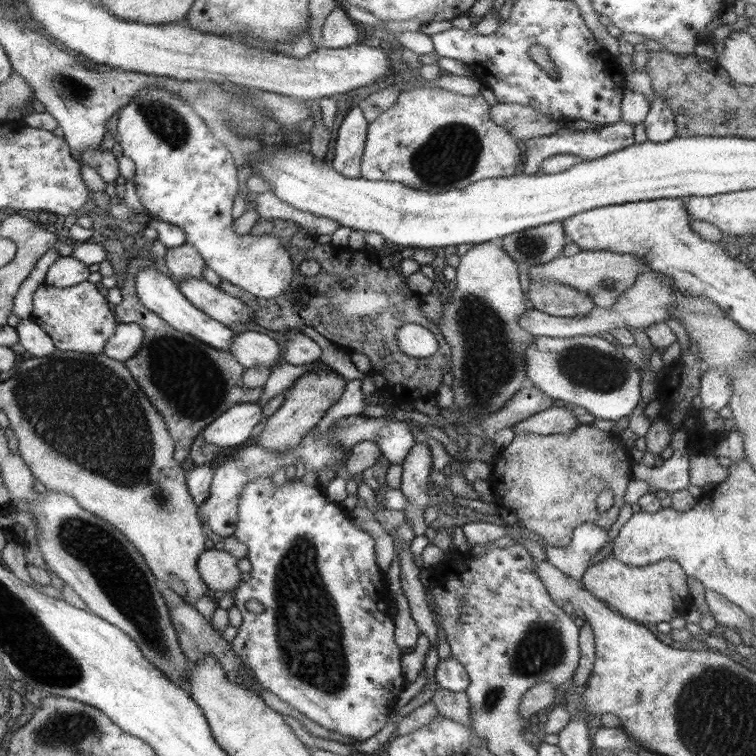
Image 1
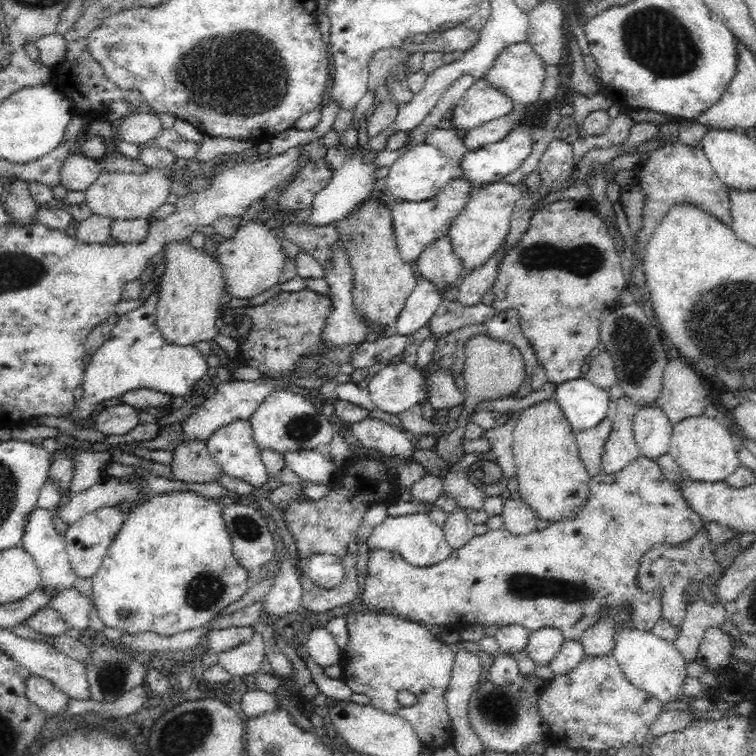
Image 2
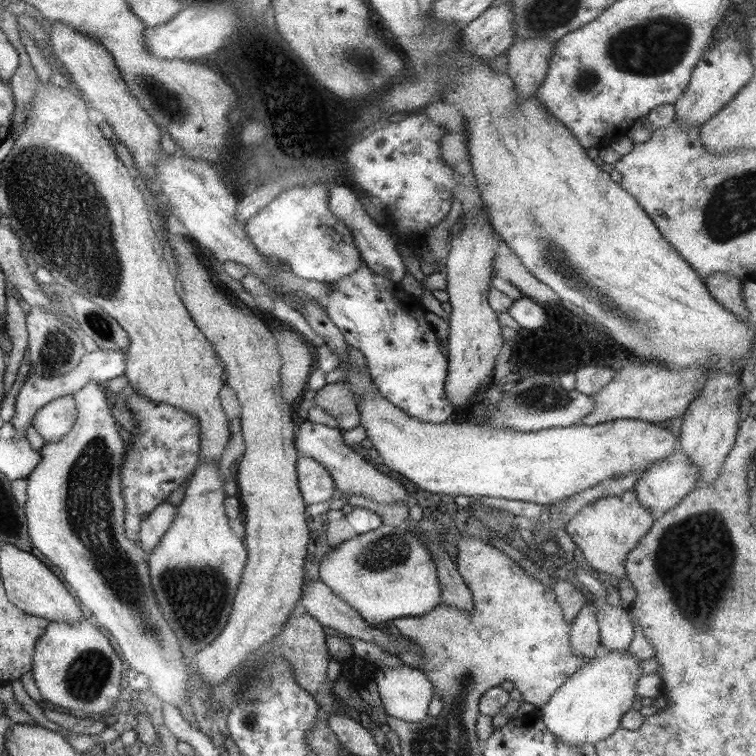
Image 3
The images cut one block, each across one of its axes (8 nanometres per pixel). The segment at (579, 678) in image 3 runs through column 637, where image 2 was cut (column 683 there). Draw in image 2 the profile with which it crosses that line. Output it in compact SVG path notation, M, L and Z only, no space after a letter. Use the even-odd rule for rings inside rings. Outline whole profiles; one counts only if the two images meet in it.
M620 629L613 638L613 655L626 678L639 689L656 696L663 703L682 697L680 685L686 676L685 660L682 655L669 643L658 638L655 634L642 630Z

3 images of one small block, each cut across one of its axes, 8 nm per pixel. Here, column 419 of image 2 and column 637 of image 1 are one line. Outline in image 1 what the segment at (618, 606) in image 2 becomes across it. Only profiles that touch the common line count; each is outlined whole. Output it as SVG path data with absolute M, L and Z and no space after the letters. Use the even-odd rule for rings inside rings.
M608 555L607 558L588 566L579 582L583 584L582 588L604 603L608 609L639 624L649 622L656 625L658 622L669 622L671 618L682 617L691 610L692 600L688 594L687 576L679 563L671 559L663 559L642 567L630 567Z

